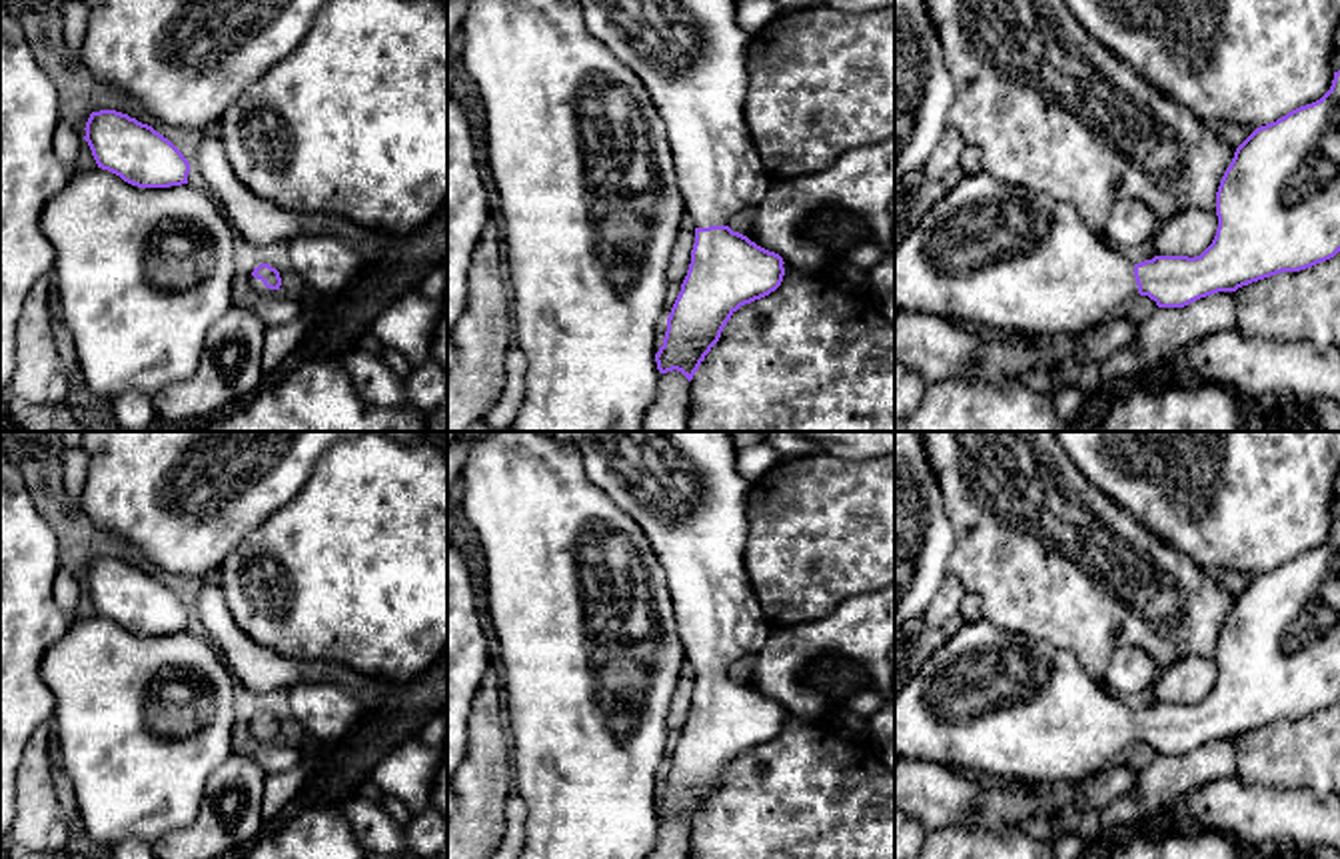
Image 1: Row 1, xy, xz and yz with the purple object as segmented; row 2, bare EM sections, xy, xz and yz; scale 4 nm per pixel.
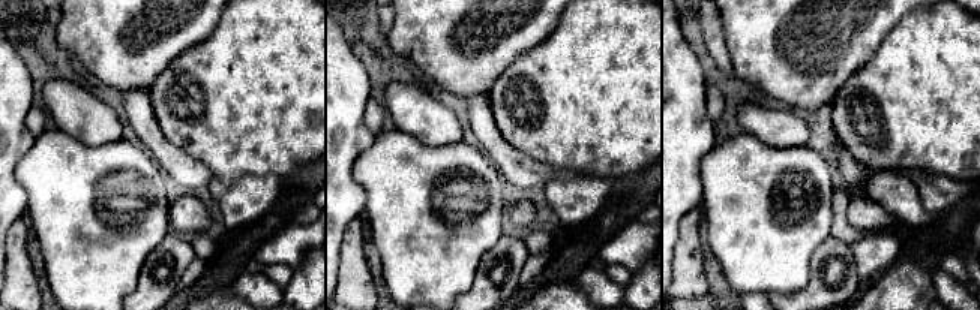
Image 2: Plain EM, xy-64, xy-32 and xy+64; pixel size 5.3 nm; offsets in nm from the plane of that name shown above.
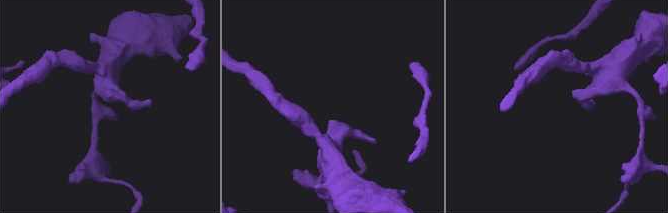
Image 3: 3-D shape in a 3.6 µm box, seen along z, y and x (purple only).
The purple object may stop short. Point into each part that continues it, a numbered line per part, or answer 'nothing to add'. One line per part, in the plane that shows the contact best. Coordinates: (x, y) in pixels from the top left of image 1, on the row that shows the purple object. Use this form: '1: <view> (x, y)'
1: xz (691, 56)

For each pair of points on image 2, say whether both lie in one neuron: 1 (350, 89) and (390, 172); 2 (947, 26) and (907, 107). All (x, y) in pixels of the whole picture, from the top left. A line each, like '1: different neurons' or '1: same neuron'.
1: different neurons
2: same neuron

